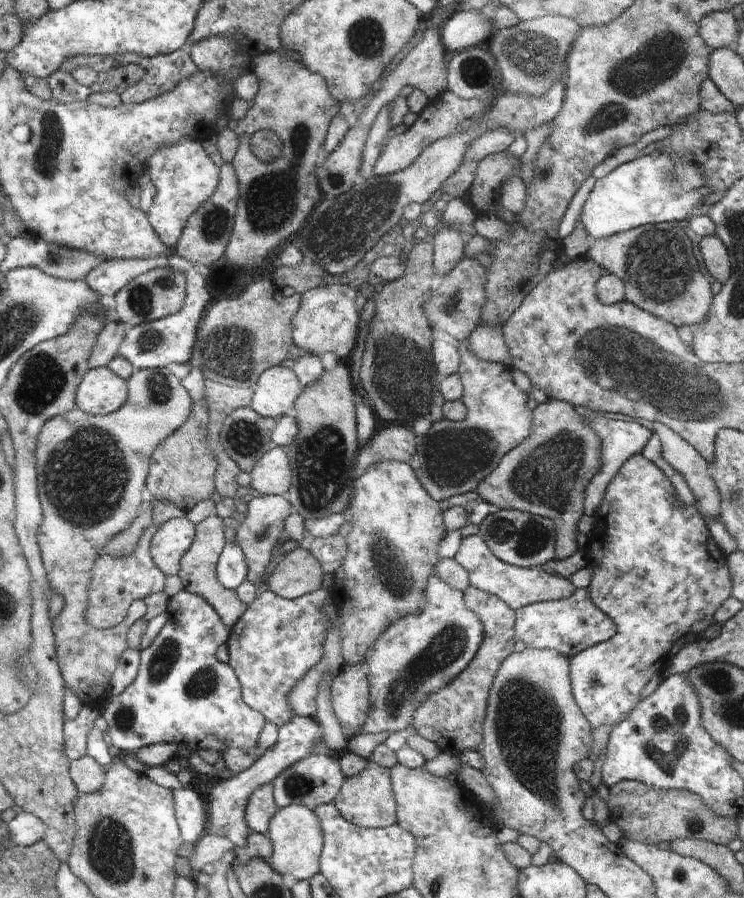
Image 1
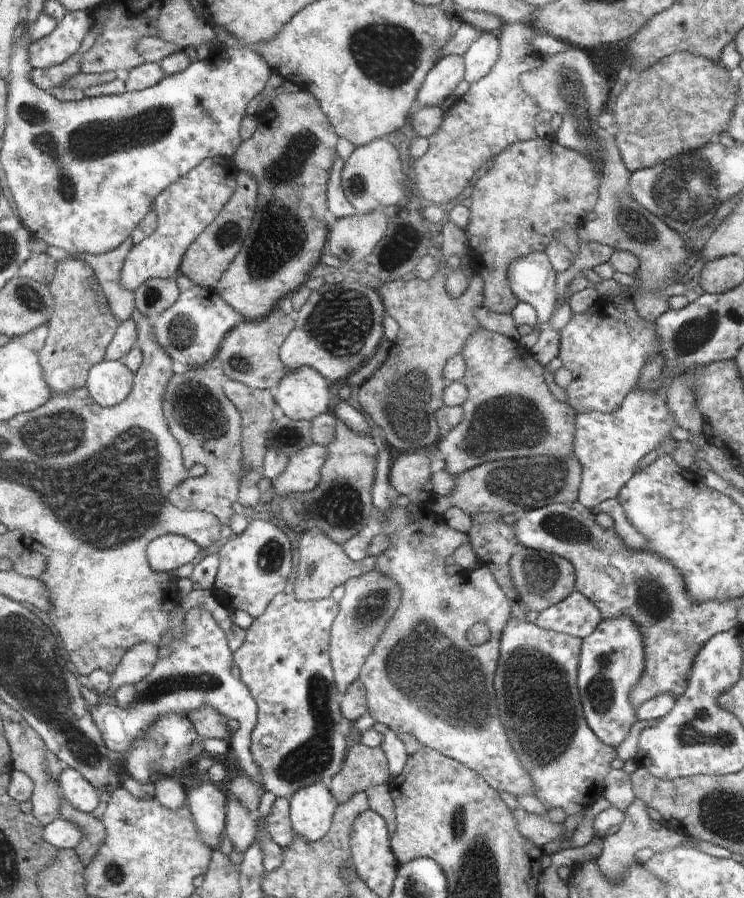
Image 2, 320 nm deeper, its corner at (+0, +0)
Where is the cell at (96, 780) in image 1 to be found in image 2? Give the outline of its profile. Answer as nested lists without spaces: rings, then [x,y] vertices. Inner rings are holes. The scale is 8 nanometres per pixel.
[[[66,768],[57,776],[57,784],[64,799],[75,809],[86,814],[96,813],[103,806],[104,798],[77,770]]]

